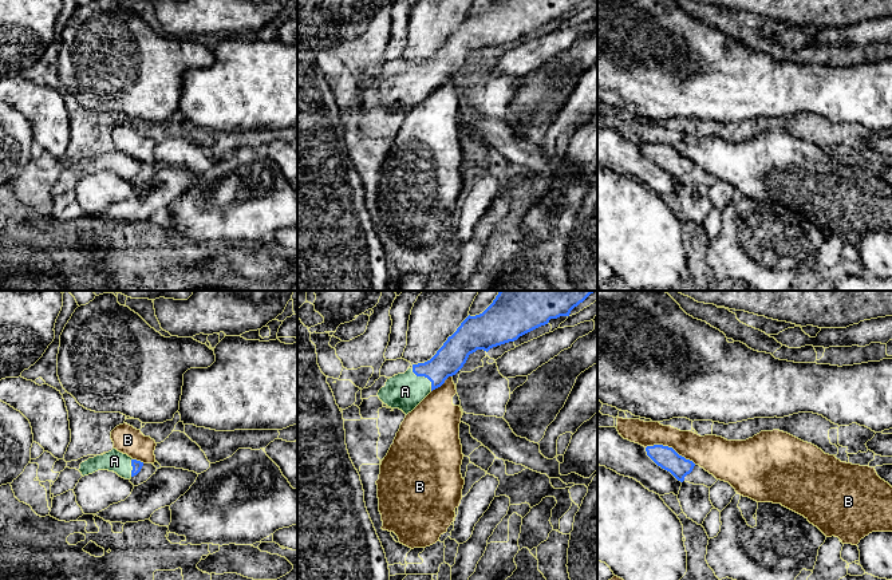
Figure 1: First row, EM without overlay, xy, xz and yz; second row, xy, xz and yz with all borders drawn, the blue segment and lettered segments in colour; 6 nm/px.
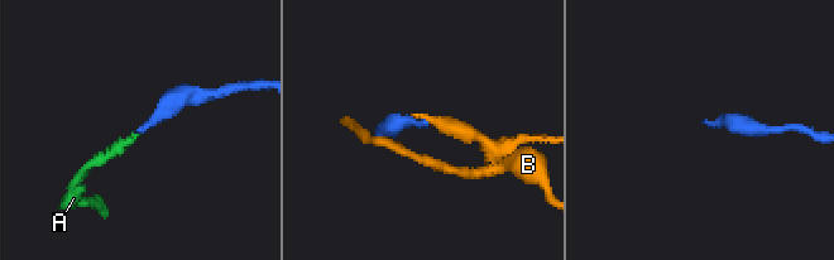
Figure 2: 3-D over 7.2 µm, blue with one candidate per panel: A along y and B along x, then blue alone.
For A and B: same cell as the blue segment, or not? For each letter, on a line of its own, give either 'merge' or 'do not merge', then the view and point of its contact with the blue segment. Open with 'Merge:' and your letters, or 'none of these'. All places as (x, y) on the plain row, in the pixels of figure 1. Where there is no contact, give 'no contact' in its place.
Merge: A
A: merge | xz (425, 77)
B: do not merge | yz (671, 148)

